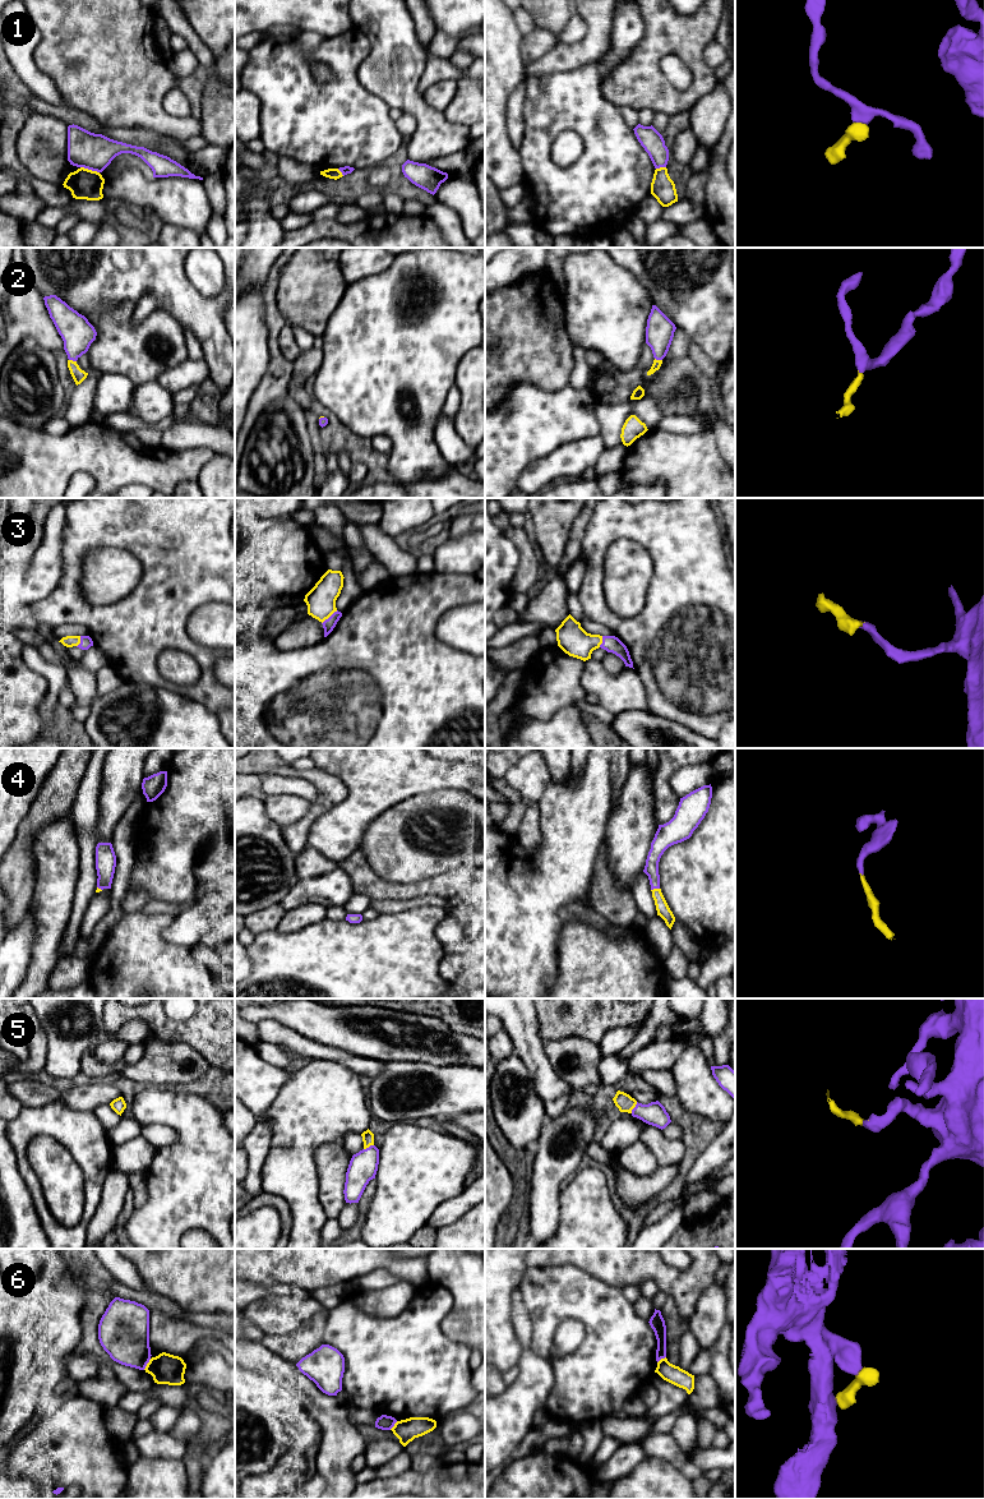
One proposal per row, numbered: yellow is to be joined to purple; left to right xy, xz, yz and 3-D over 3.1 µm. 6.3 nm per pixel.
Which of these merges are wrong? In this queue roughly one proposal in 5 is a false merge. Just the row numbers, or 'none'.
1, 6

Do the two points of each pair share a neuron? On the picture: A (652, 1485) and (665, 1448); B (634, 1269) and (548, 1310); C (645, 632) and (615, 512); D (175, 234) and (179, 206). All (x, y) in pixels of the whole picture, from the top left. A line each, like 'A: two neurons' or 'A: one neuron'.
A: two neurons
B: two neurons
C: one neuron
D: two neurons

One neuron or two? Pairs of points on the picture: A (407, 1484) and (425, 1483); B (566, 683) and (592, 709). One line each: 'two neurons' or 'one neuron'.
A: one neuron
B: two neurons

